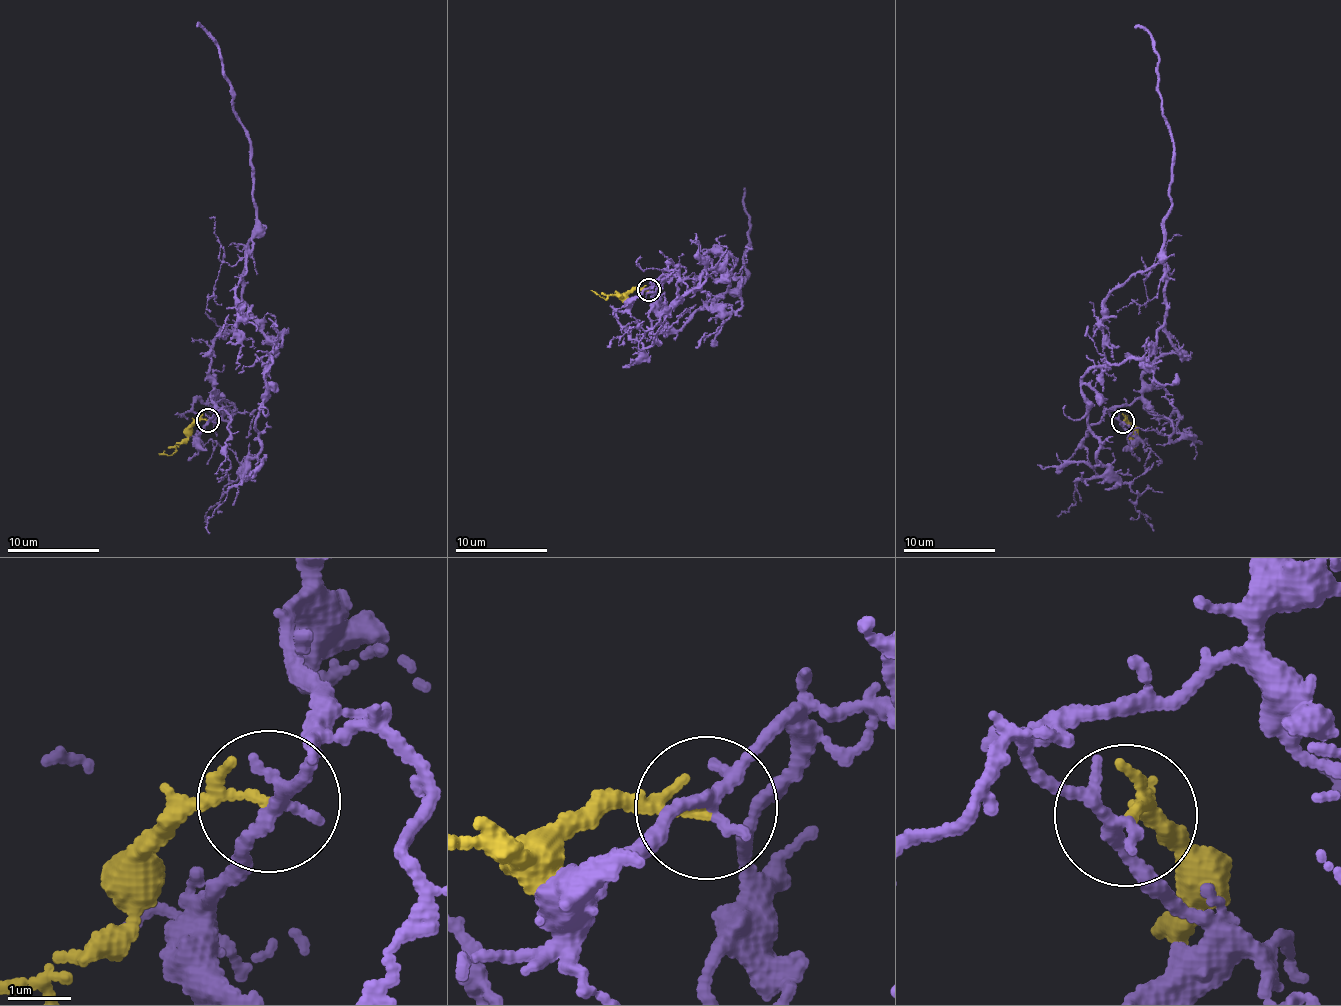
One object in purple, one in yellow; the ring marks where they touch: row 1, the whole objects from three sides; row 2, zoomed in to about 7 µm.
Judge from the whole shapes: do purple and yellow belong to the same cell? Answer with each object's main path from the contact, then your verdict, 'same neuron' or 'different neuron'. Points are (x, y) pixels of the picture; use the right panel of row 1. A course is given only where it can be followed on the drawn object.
course purple (1123, 421), (1110, 413), (1141, 395), (1142, 372), (1182, 354), (1165, 330), (1174, 146), (1159, 57), (1134, 27); course yellow (1123, 421), (1126, 418), (1130, 429), (1133, 440), (1130, 442); different neuron

